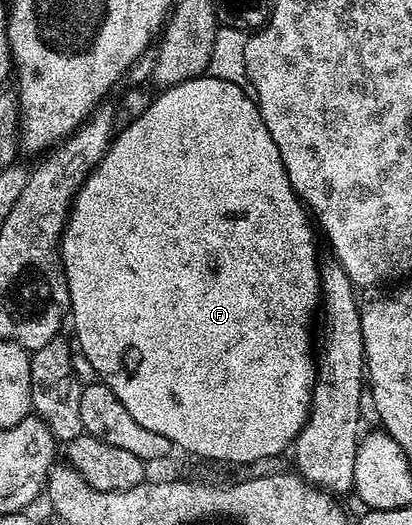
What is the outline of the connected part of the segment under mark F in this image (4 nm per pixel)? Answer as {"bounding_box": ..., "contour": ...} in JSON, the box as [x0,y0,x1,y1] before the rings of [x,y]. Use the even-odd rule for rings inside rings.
{"bounding_box":[61,74,322,464],"contour":[[[203,74],[196,80],[186,80],[159,91],[151,99],[148,110],[113,137],[103,160],[83,182],[70,207],[61,243],[74,332],[87,362],[98,375],[95,377],[113,390],[116,398],[124,402],[124,410],[128,410],[140,426],[164,434],[164,438],[194,456],[224,460],[228,464],[254,464],[257,460],[278,456],[295,443],[305,426],[313,402],[316,373],[316,354],[314,358],[310,349],[310,323],[322,299],[320,251],[314,245],[315,225],[305,203],[294,191],[282,161],[282,151],[263,122],[257,103],[246,97],[242,87],[241,83]]]}

